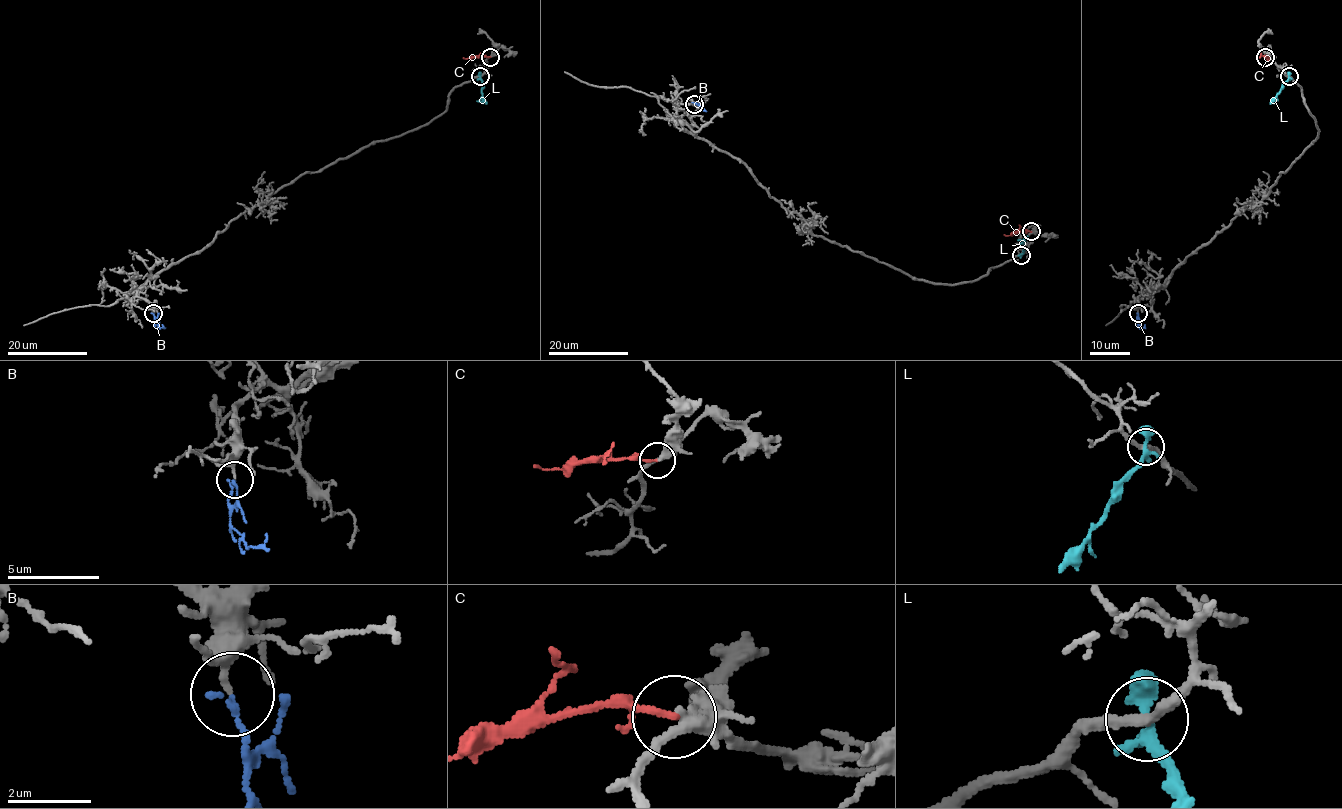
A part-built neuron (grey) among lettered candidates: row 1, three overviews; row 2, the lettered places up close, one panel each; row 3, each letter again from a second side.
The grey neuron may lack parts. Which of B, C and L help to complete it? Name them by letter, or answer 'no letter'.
B

